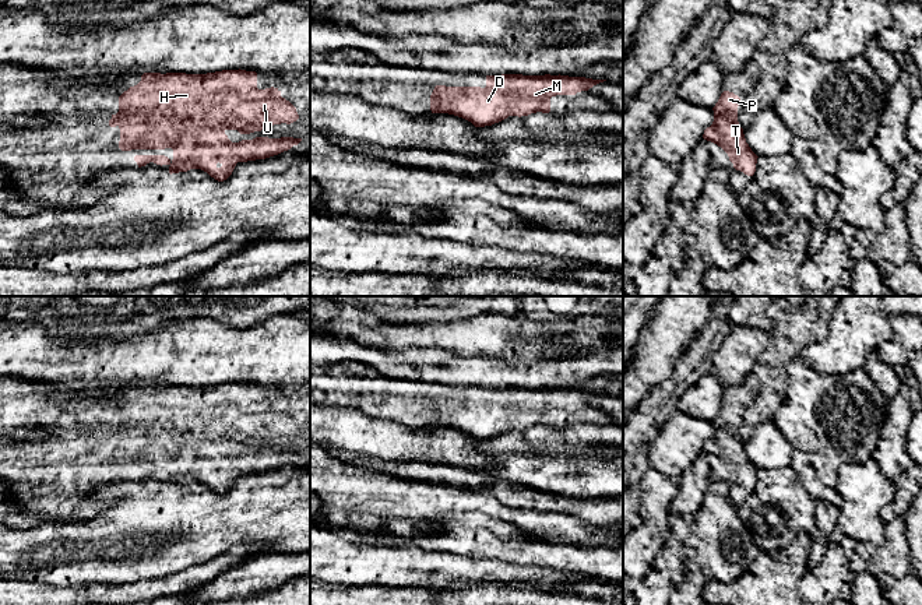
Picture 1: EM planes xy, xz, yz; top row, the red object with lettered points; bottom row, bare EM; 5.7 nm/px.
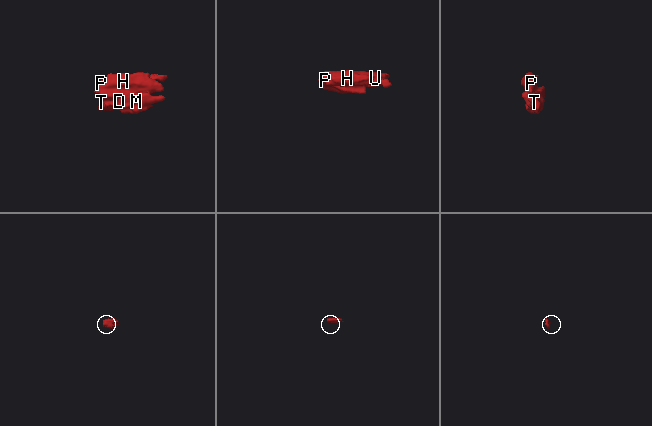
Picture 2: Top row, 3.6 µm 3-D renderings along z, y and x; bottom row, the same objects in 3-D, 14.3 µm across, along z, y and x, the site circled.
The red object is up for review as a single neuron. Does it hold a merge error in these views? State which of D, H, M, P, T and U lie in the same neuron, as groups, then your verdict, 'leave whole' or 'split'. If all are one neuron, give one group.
D H M P T U; leave whole

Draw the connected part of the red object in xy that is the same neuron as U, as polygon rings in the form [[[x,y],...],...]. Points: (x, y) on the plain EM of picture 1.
[[[222,383],[207,387],[144,386],[141,394],[119,409],[119,425],[112,428],[110,440],[120,442],[119,461],[173,462],[173,472],[165,468],[136,468],[138,481],[149,475],[168,478],[169,486],[201,482],[218,495],[226,493],[237,475],[265,472],[298,458],[302,451],[256,450],[232,455],[226,443],[240,447],[261,444],[274,437],[291,437],[299,432],[296,421],[281,409],[278,401],[257,401],[257,386]]]

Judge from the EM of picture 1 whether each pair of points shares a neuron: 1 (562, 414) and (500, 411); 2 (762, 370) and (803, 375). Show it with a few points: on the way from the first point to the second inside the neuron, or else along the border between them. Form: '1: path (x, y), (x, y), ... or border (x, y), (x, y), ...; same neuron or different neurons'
1: path (546, 411), (516, 411); same neuron
2: border (784, 368), (789, 383); different neurons

